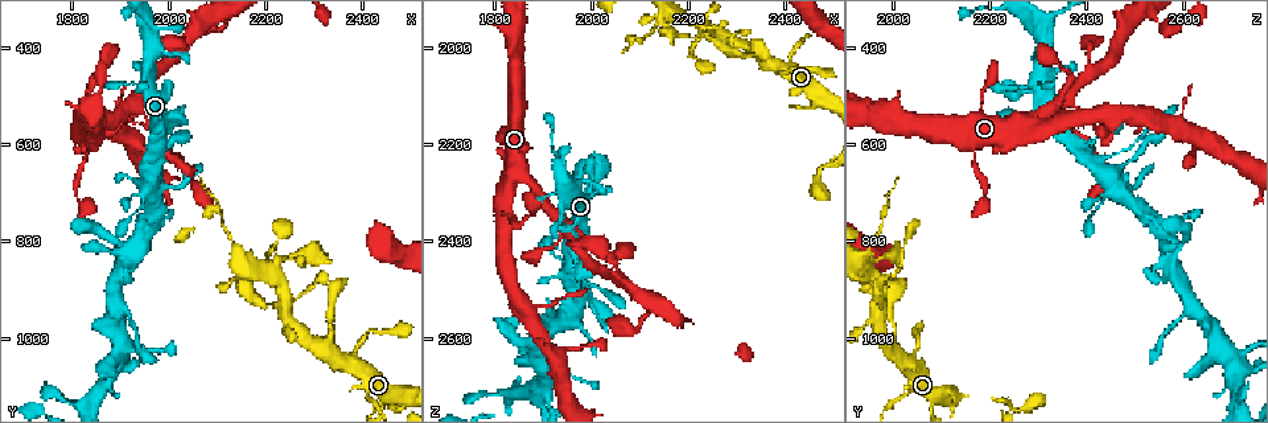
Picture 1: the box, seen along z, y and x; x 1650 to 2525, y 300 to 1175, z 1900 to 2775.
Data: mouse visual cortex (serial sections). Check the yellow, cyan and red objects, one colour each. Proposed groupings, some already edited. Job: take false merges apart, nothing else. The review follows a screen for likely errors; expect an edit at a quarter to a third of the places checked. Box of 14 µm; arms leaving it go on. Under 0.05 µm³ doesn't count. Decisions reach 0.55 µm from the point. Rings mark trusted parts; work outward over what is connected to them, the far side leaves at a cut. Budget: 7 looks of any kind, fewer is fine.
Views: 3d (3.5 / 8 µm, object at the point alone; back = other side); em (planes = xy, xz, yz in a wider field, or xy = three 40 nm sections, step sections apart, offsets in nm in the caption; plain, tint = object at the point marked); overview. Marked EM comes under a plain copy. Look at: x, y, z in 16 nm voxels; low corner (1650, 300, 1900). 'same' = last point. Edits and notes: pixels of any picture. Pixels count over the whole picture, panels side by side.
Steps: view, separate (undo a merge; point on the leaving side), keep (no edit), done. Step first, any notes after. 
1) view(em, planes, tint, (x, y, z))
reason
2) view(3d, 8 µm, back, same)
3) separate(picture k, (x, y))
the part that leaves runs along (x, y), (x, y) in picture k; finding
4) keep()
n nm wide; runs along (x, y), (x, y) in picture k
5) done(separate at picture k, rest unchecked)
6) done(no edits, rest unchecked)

view(3d, 3.5 µm, (1945, 730, 2425))
a narrow waist

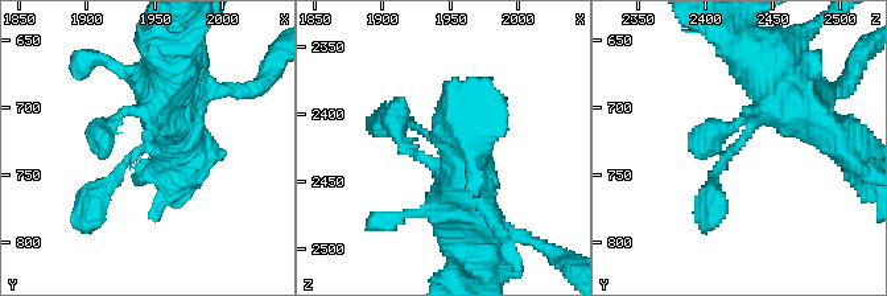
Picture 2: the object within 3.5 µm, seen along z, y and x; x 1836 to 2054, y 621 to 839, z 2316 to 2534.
keep()
runs along (164, 79), (148, 144), (87, 213) in picture 2; one cell here

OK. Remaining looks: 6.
view(em, xy, step 5, tint, (1935, 470, 2300))
three arms meet

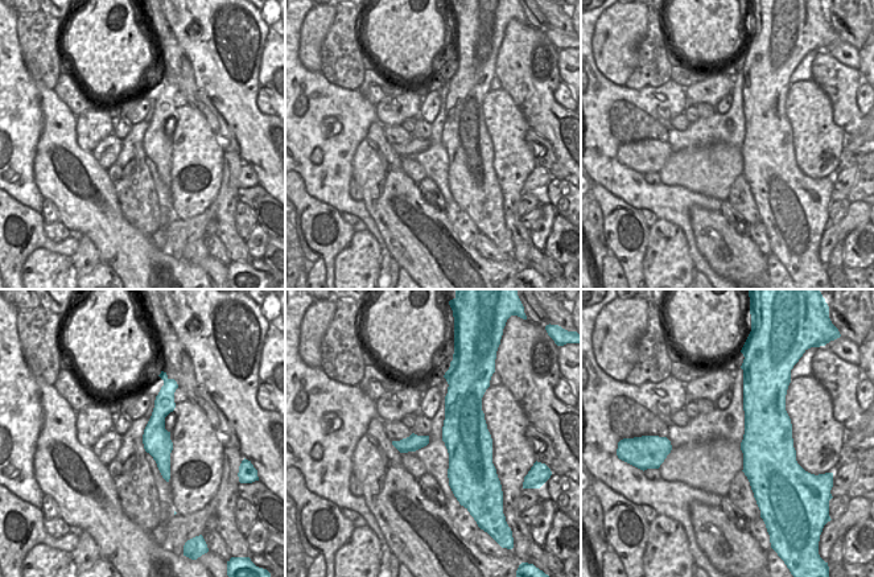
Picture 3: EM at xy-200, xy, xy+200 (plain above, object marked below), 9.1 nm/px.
view(3d, 3.5 µm, same)
wider look

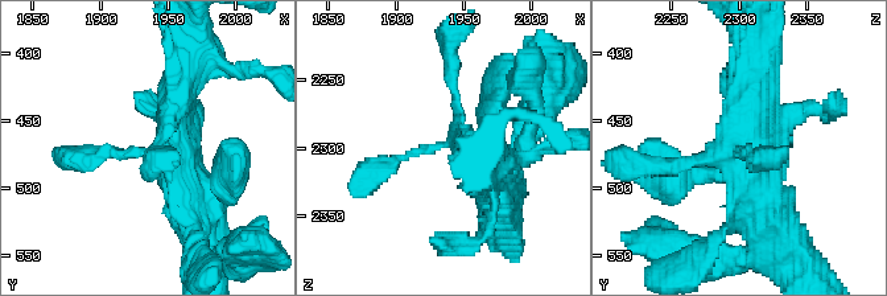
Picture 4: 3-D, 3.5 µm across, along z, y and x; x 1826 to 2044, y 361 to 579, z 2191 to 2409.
keep()
one cell here

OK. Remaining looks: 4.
view(3d, 3.5 µm, (1760, 1115, 2715))
sharp bend

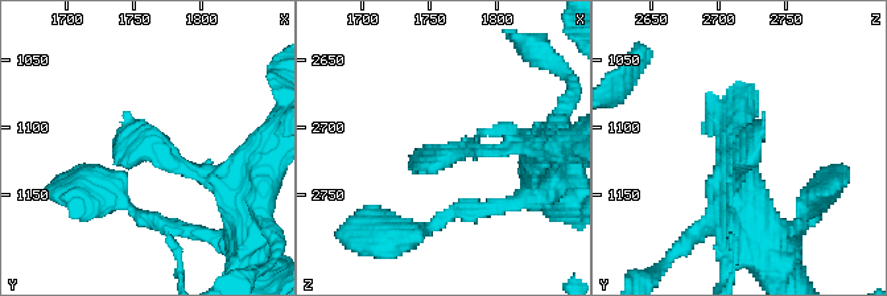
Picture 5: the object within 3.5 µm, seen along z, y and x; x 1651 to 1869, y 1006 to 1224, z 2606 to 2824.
view(em, planes, tint, (1764, 1112, 2718))

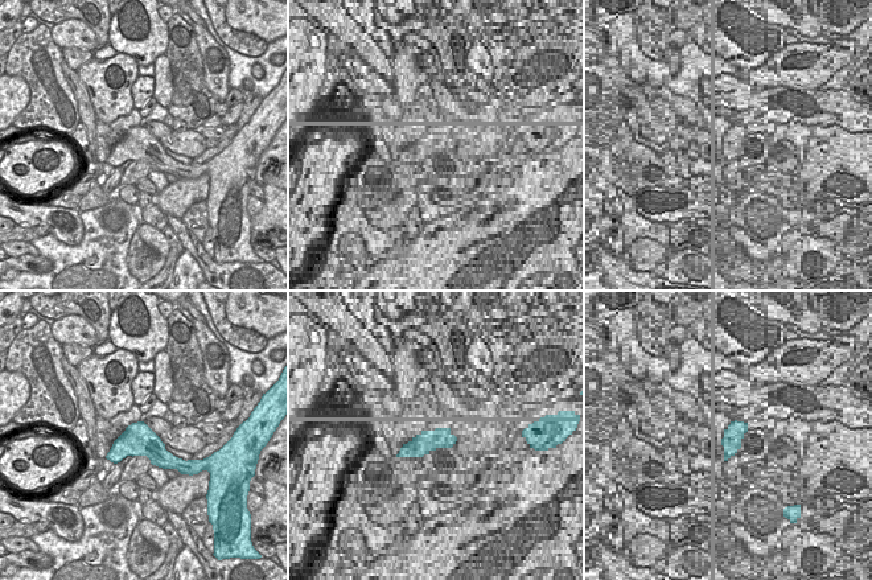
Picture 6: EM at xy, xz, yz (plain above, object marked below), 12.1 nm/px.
keep()
runs along (232, 180), (155, 143), (114, 163) in picture 5; all the same cell

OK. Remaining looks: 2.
done(no edits, rest unchecked)

